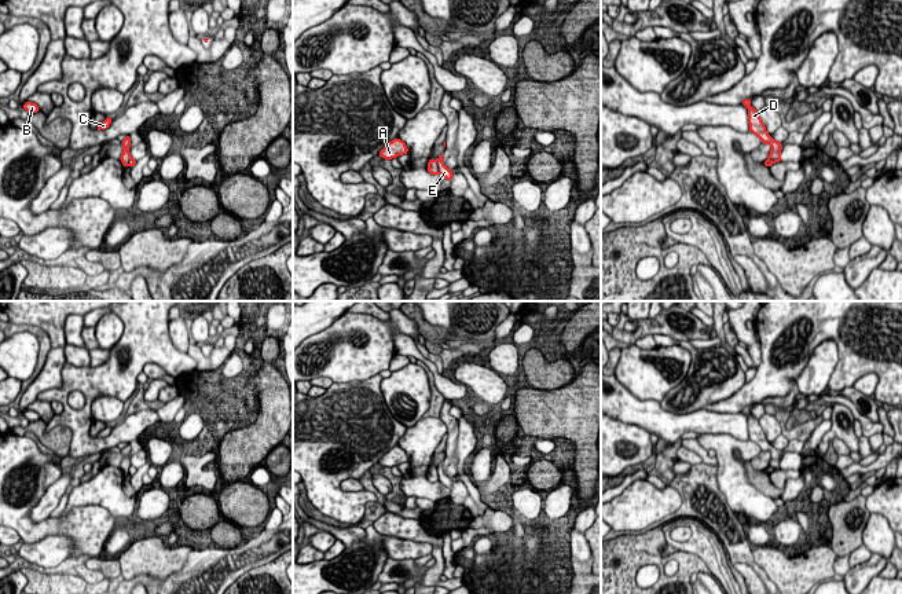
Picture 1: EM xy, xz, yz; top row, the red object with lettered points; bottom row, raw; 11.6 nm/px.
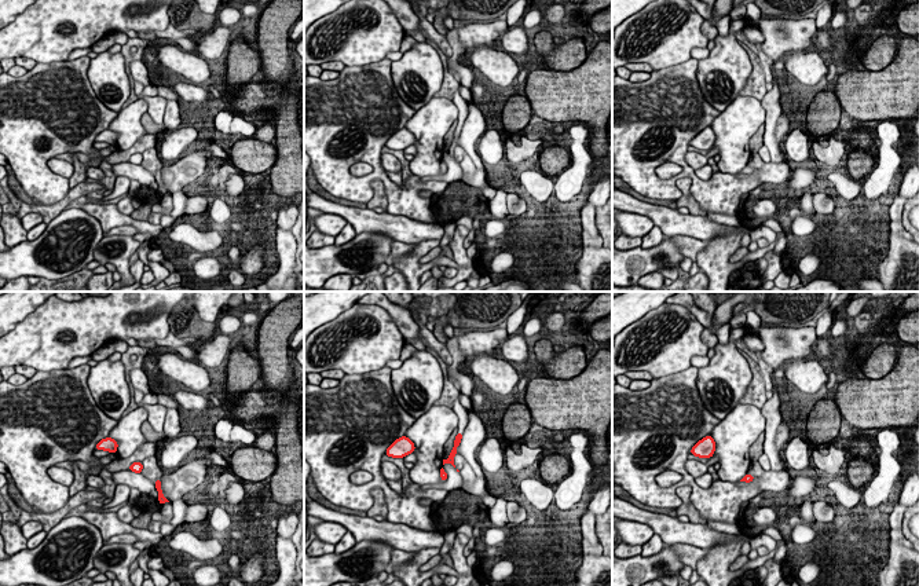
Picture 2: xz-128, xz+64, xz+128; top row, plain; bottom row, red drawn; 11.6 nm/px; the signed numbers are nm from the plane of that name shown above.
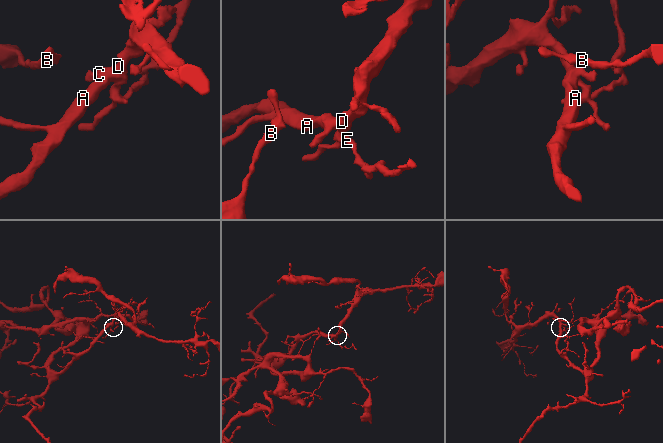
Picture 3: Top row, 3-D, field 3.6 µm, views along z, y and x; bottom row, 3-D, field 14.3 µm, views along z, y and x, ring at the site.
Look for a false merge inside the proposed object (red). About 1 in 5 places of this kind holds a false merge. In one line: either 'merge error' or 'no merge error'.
merge error

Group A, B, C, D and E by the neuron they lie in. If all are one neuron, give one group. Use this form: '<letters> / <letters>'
A B C D / E

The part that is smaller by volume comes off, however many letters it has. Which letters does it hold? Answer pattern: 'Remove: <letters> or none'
Remove: E

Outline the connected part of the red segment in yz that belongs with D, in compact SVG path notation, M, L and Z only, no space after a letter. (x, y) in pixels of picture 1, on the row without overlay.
M749 406L744 407L741 412L748 417L749 440L756 443L762 451L769 451L771 454L771 459L769 462L770 468L773 468L774 470L781 470L781 450L774 448L771 443L767 441L766 434L759 424L759 419L751 415Z

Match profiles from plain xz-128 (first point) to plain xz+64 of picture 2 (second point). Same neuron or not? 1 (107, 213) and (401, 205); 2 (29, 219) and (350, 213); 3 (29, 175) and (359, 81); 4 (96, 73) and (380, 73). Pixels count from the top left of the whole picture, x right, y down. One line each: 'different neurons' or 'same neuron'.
1: same neuron
2: different neurons
3: same neuron
4: different neurons

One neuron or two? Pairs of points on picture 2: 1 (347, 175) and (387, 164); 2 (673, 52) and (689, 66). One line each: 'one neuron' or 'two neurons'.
1: two neurons
2: two neurons

